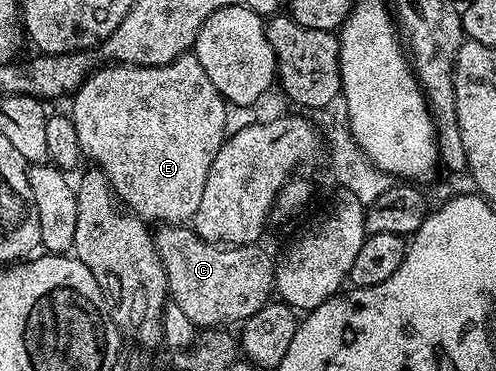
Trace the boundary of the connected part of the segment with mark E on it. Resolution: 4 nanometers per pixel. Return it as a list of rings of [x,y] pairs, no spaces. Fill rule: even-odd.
[[[189,52],[176,58],[165,66],[121,66],[119,64],[104,64],[92,71],[91,76],[76,89],[71,95],[72,110],[70,117],[72,129],[78,132],[80,147],[84,153],[84,158],[89,163],[95,164],[100,173],[107,178],[112,185],[112,193],[131,213],[138,218],[143,218],[145,223],[163,224],[165,226],[178,226],[191,223],[192,217],[198,212],[198,204],[202,201],[202,192],[206,188],[206,176],[210,172],[210,164],[214,164],[214,156],[218,156],[218,148],[224,145],[226,129],[224,125],[228,122],[228,110],[224,97],[214,88],[210,76],[206,76],[202,64],[198,64],[195,53]]]

